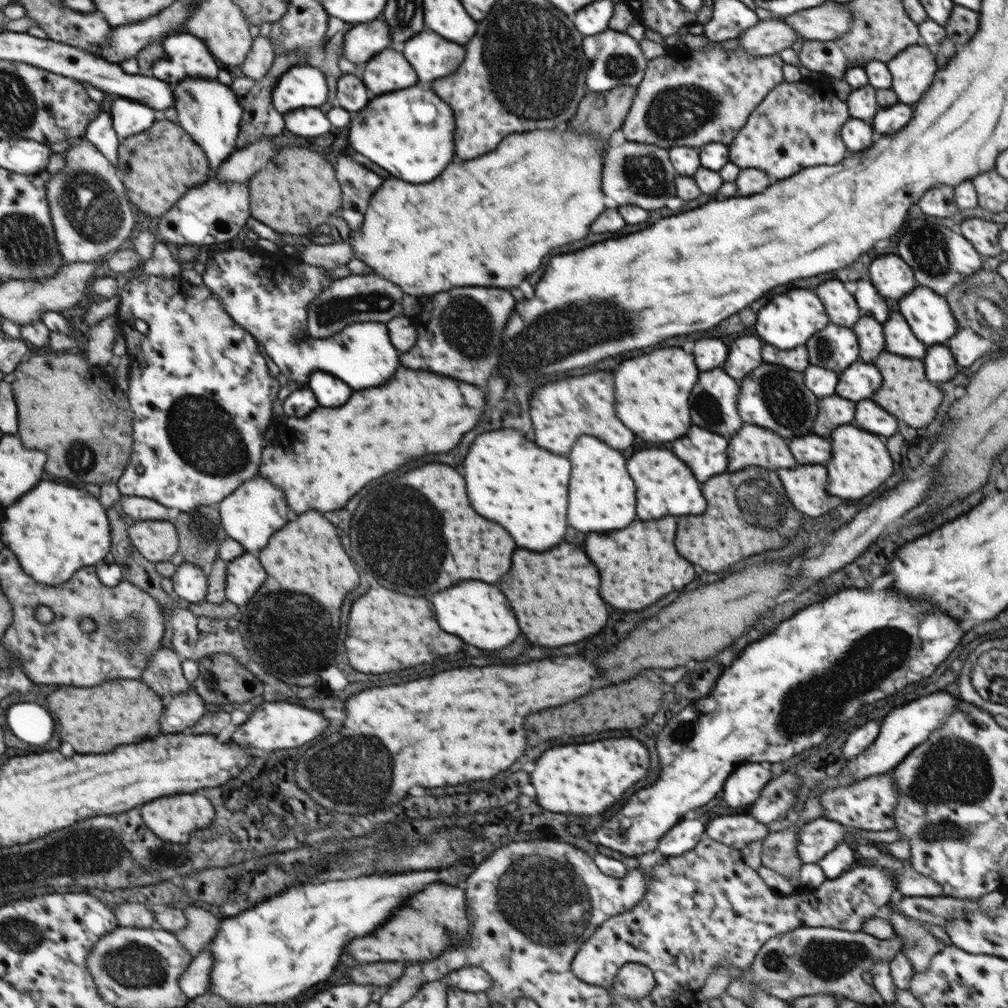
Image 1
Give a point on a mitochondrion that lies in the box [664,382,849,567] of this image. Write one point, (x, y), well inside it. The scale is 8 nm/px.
(764, 504)

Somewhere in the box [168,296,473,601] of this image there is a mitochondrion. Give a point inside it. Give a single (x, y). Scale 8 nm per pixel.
(205, 535)

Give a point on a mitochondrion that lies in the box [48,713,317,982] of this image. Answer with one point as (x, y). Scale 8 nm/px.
(90, 837)

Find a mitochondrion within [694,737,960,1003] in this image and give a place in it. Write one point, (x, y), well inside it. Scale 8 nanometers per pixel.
(830, 959)

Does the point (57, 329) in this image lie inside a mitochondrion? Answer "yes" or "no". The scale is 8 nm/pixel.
no

